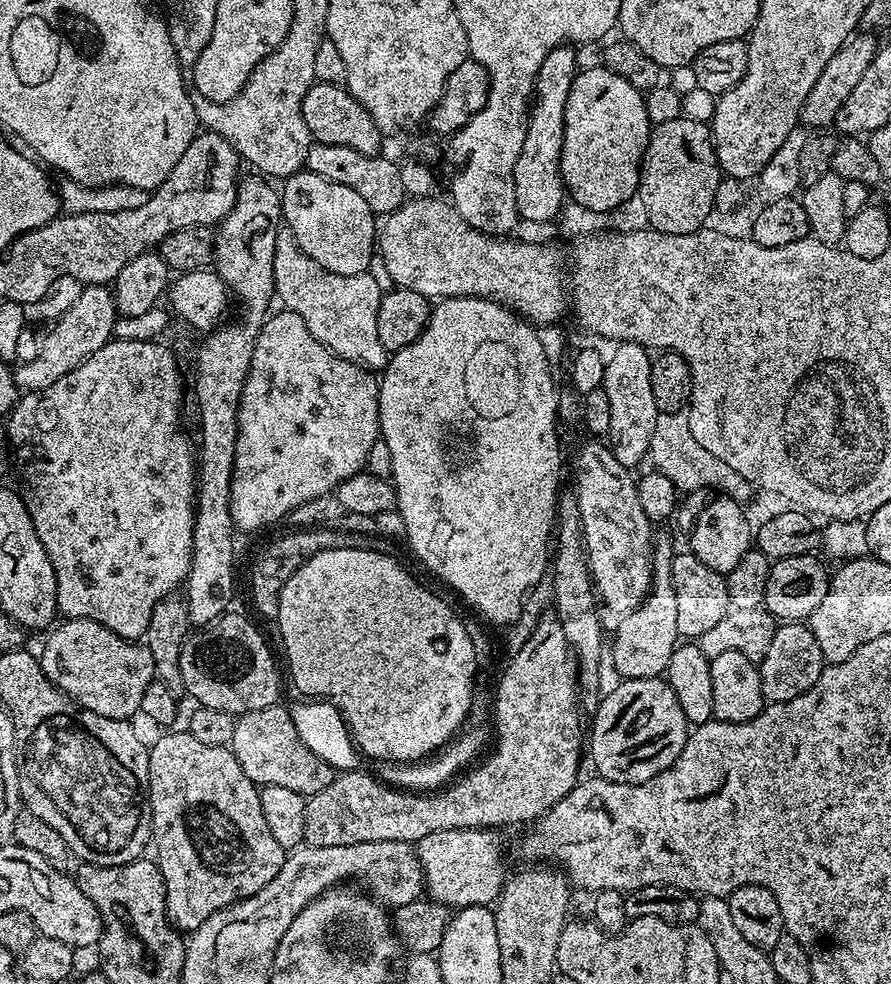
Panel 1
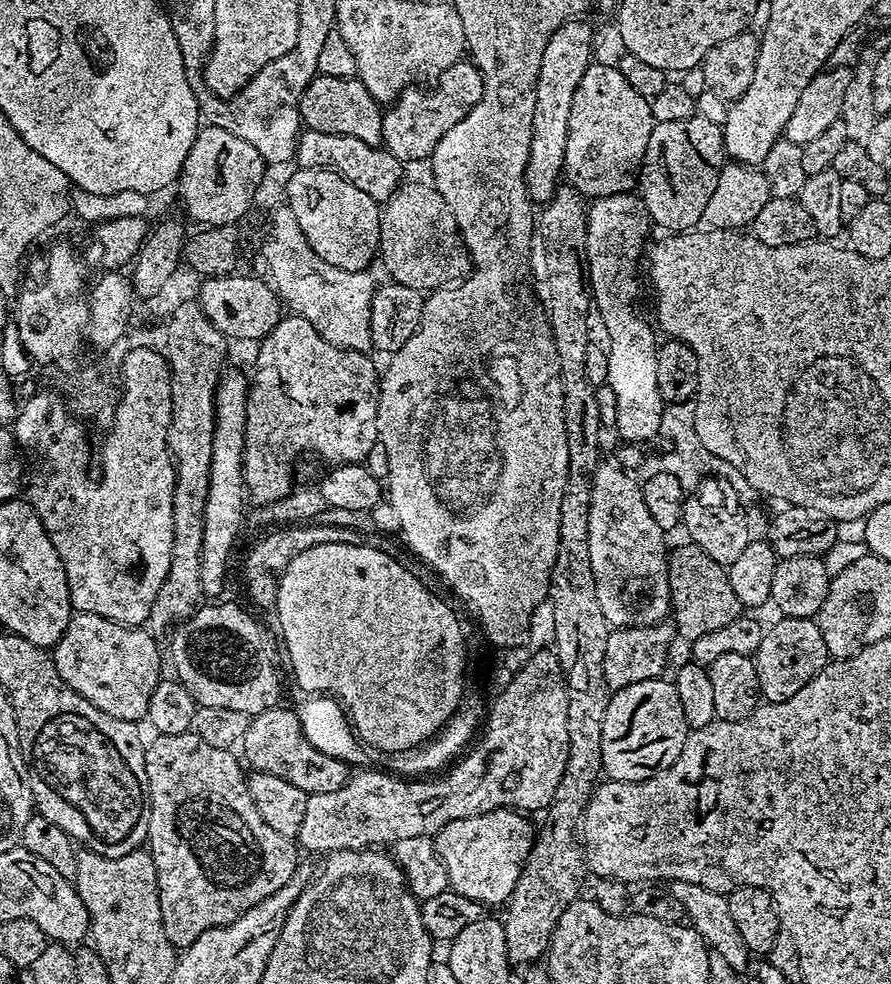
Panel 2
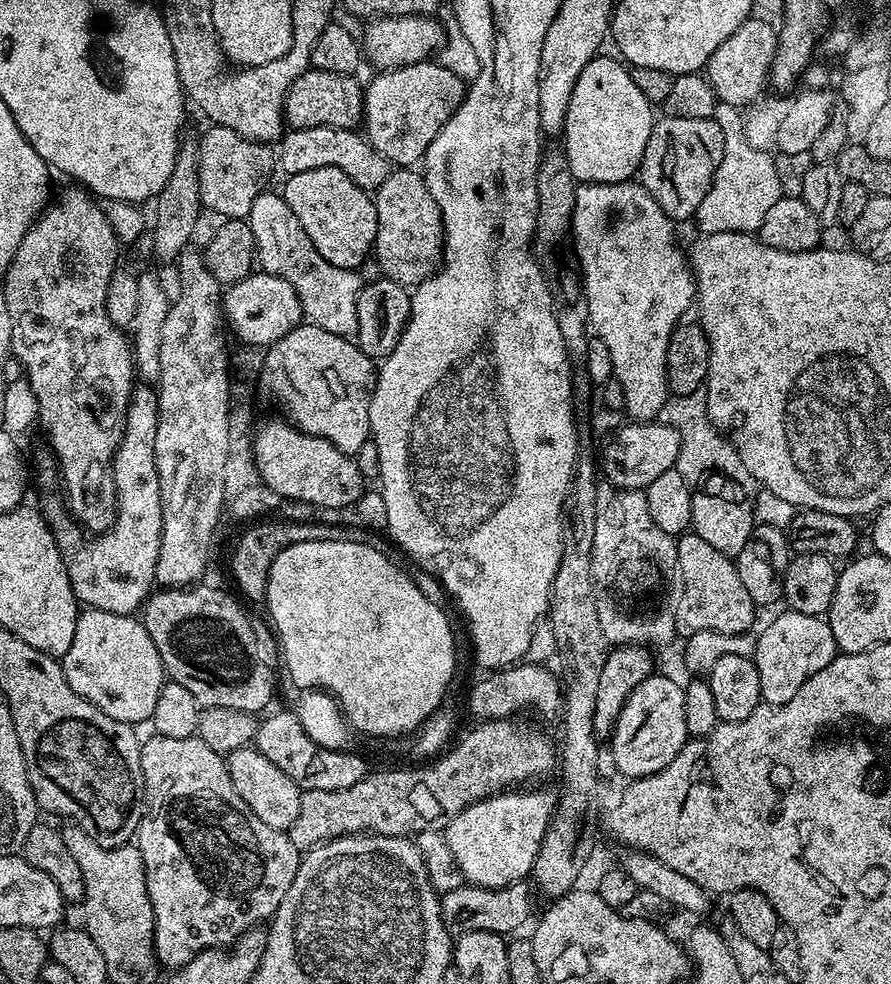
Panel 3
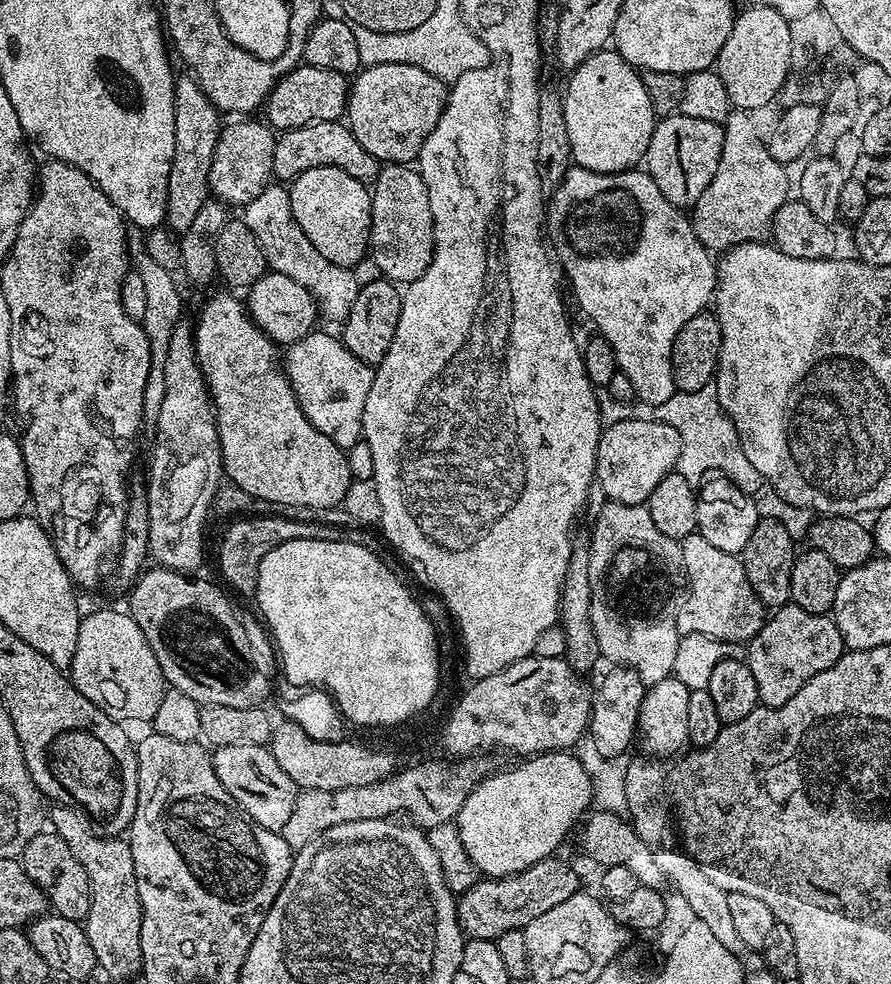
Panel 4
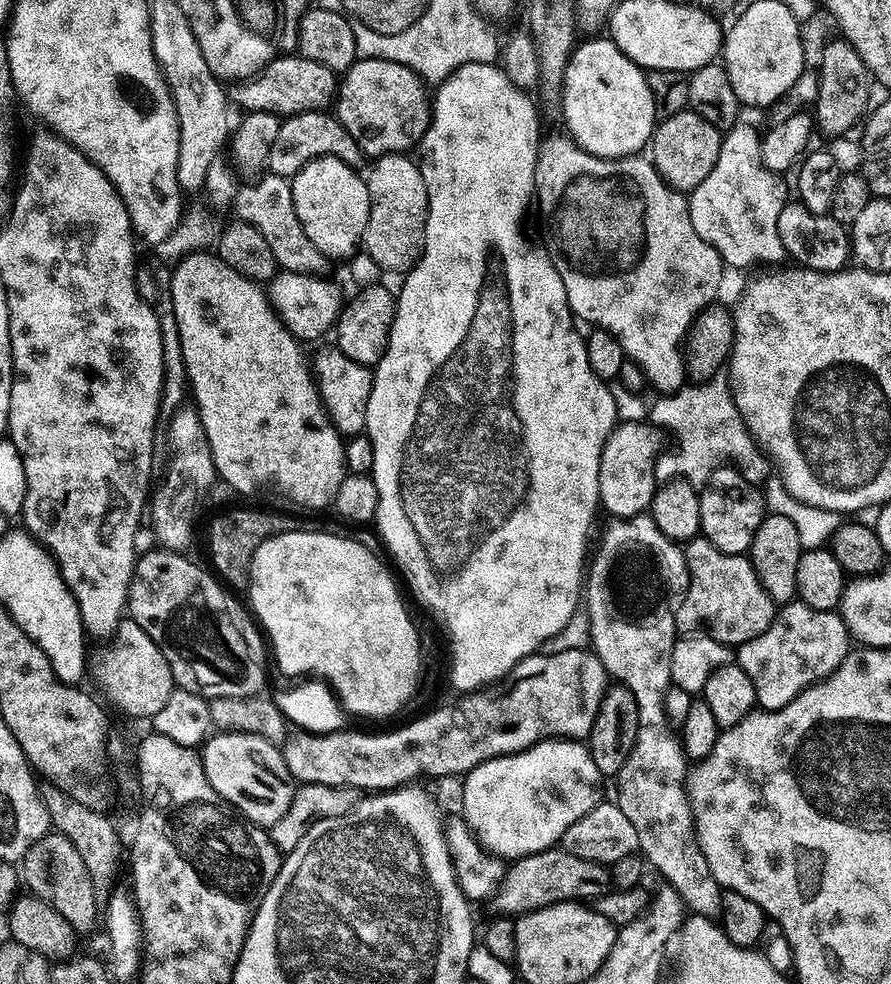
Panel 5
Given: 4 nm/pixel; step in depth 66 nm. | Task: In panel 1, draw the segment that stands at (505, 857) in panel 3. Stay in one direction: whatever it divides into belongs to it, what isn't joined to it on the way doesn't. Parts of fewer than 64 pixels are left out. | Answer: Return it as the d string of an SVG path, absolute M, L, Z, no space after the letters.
M455 828L426 834L426 838L416 841L414 851L420 862L427 895L452 910L468 908L471 904L491 905L506 879L496 836L495 831L482 828Z

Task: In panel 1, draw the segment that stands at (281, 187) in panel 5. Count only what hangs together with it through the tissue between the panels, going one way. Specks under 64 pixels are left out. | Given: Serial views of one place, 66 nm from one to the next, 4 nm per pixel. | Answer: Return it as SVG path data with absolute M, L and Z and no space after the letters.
M281 230L274 246L274 286L275 299L279 303L281 300L287 311L298 314L298 318L306 322L306 330L334 354L369 370L382 370L387 366L390 353L382 346L382 338L378 338L378 306L382 293L367 271L353 276L327 272L300 249L291 232Z

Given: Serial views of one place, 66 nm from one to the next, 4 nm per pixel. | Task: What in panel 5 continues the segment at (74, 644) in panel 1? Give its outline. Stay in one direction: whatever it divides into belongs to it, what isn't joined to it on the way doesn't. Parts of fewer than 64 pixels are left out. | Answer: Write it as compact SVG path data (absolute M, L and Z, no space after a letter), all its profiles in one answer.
M124 618L105 644L108 644L105 648L96 648L93 652L91 649L86 667L103 703L113 704L124 718L158 714L166 698L170 698L174 685L170 666L166 658L162 658L162 650L158 650L150 634L146 634L138 622Z

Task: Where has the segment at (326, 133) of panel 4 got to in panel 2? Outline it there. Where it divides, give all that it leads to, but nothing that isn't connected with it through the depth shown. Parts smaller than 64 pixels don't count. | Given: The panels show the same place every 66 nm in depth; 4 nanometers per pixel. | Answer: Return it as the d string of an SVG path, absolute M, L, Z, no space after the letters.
M304 130L296 141L295 163L301 168L329 168L338 173L346 182L358 186L358 190L370 194L377 202L386 202L395 194L402 183L400 168L402 161L394 158L387 148L366 146L358 138L349 138L346 134L322 134L322 130Z

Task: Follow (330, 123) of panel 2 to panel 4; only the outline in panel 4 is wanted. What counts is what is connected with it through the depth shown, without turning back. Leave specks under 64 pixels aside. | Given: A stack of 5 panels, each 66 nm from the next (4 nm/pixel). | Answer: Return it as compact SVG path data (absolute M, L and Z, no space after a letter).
M301 63L277 83L266 101L266 120L277 133L288 132L318 122L337 122L348 111L349 77L338 70L322 70L318 66Z

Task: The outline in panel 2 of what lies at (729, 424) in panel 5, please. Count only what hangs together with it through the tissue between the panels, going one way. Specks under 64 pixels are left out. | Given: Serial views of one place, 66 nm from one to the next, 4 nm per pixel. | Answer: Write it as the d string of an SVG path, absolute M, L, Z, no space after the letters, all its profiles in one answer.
M669 404L665 407L662 423L659 427L659 437L669 440L672 443L672 454L658 454L650 456L643 460L642 464L633 469L633 476L641 484L654 478L660 473L668 473L681 482L686 490L696 487L703 478L709 476L718 476L721 480L730 482L734 486L734 490L741 494L749 491L746 478L742 478L742 474L738 470L734 470L734 466L730 466L730 462L724 462L722 458L718 458L704 448L702 442L698 438L698 434L692 425L692 409L688 404Z

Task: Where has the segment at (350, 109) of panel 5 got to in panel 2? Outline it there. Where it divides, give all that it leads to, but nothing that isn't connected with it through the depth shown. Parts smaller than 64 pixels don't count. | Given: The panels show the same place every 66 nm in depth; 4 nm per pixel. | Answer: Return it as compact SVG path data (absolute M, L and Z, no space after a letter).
M462 58L454 66L435 73L434 80L436 84L430 85L429 88L405 88L397 100L393 100L383 109L383 147L402 162L427 161L434 146L442 142L442 134L446 134L446 130L454 130L454 126L458 126L458 122L462 122L462 118L466 118L466 114L470 114L470 110L478 106L484 93L482 74L468 58Z

